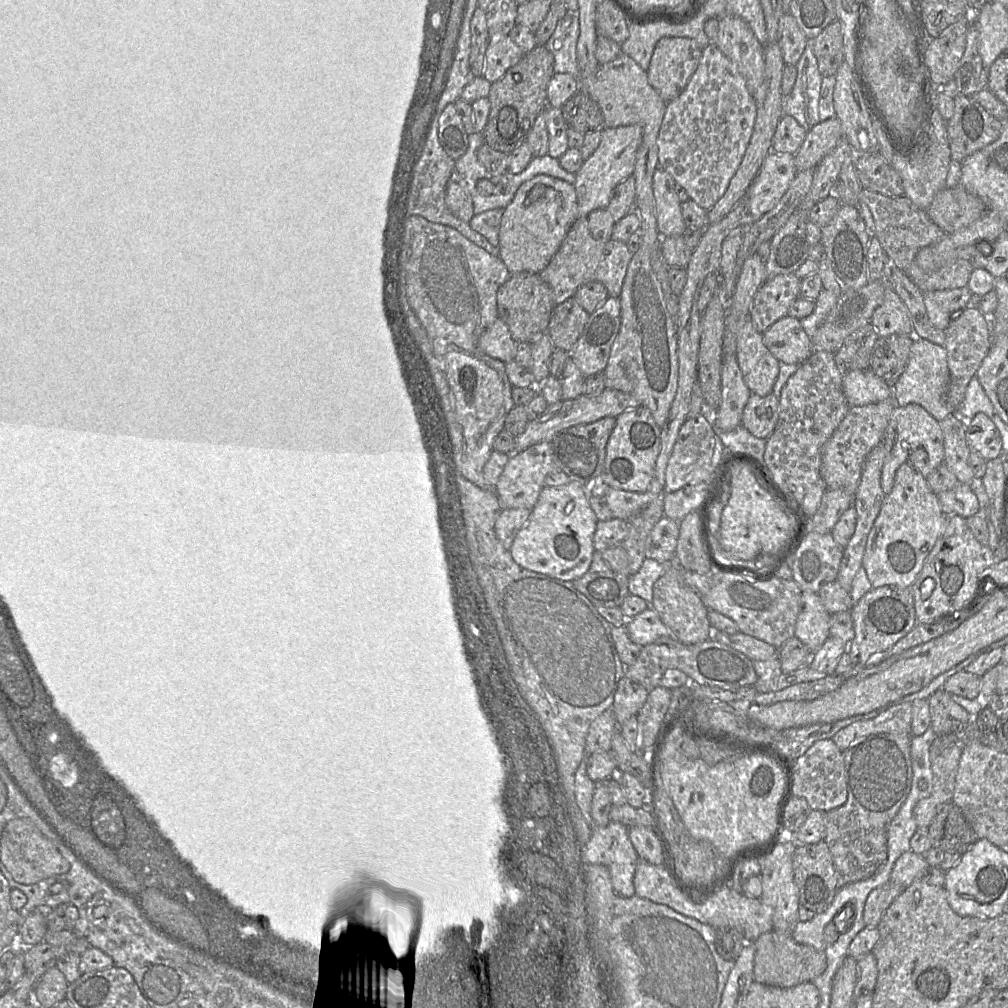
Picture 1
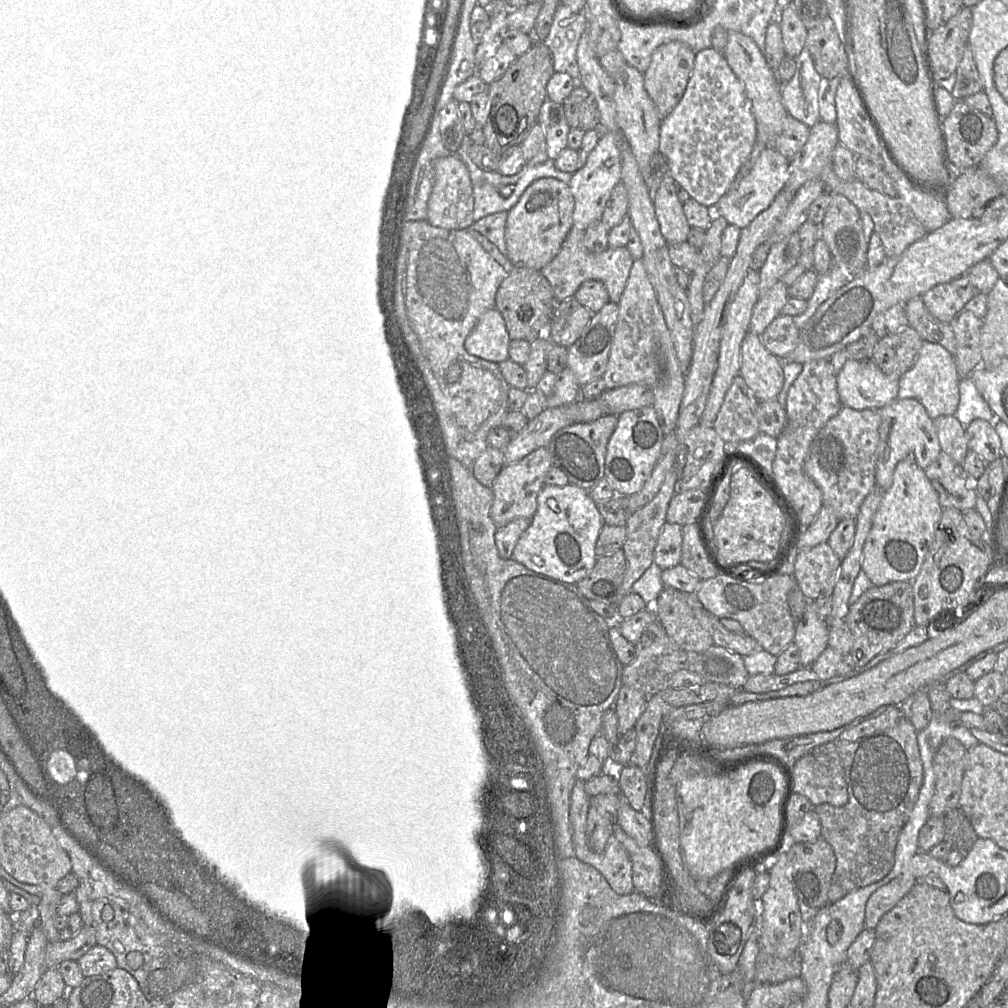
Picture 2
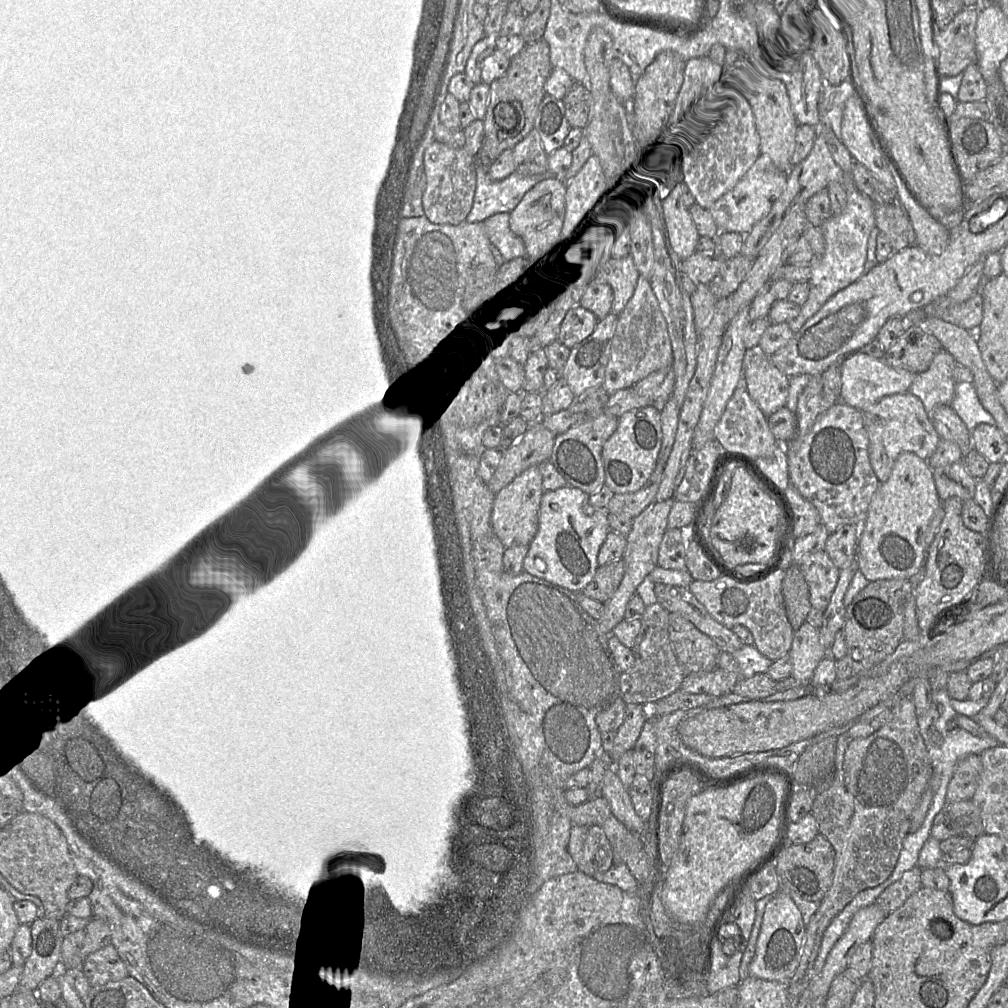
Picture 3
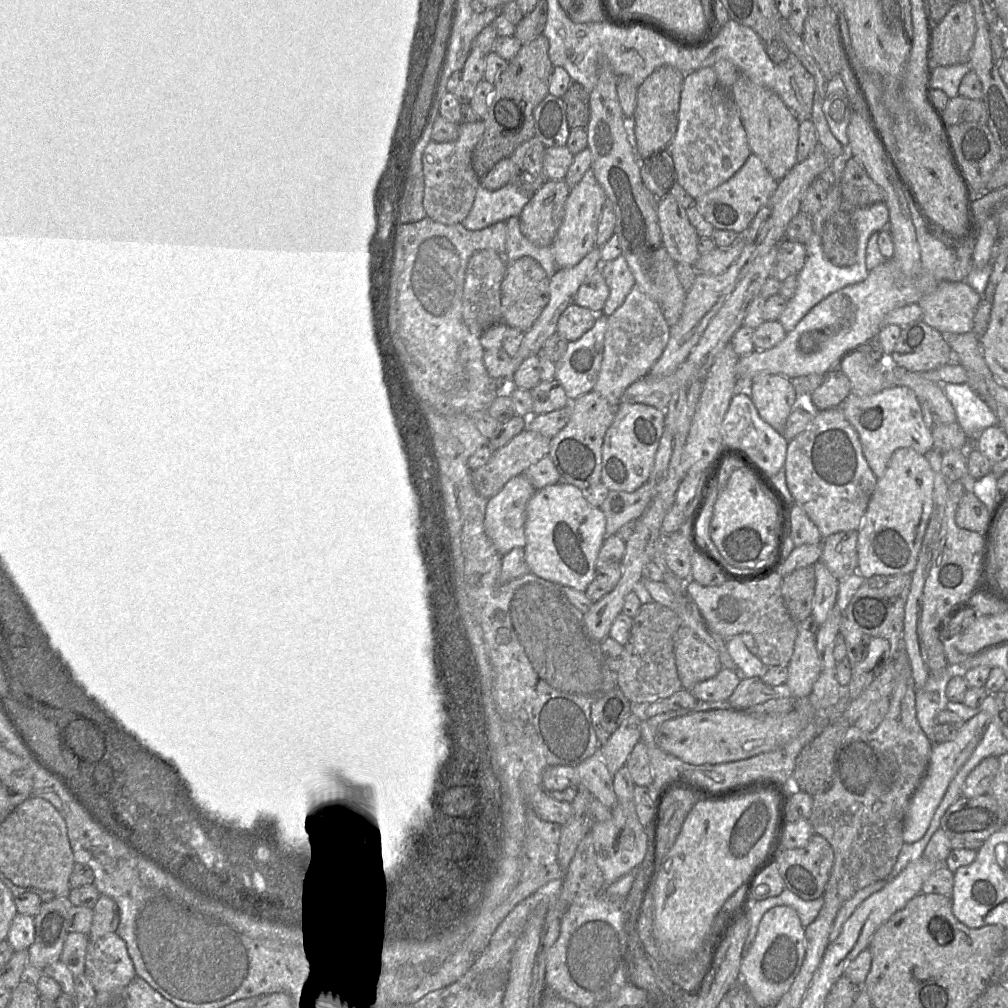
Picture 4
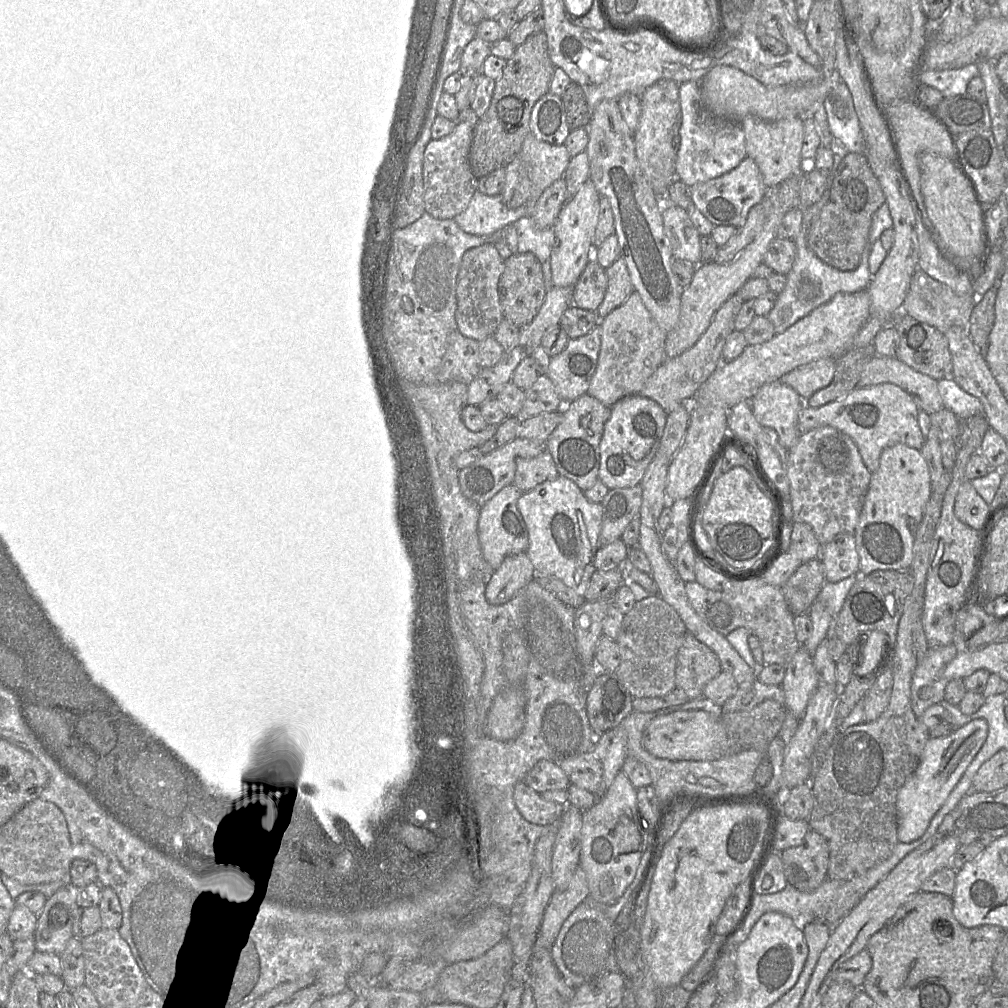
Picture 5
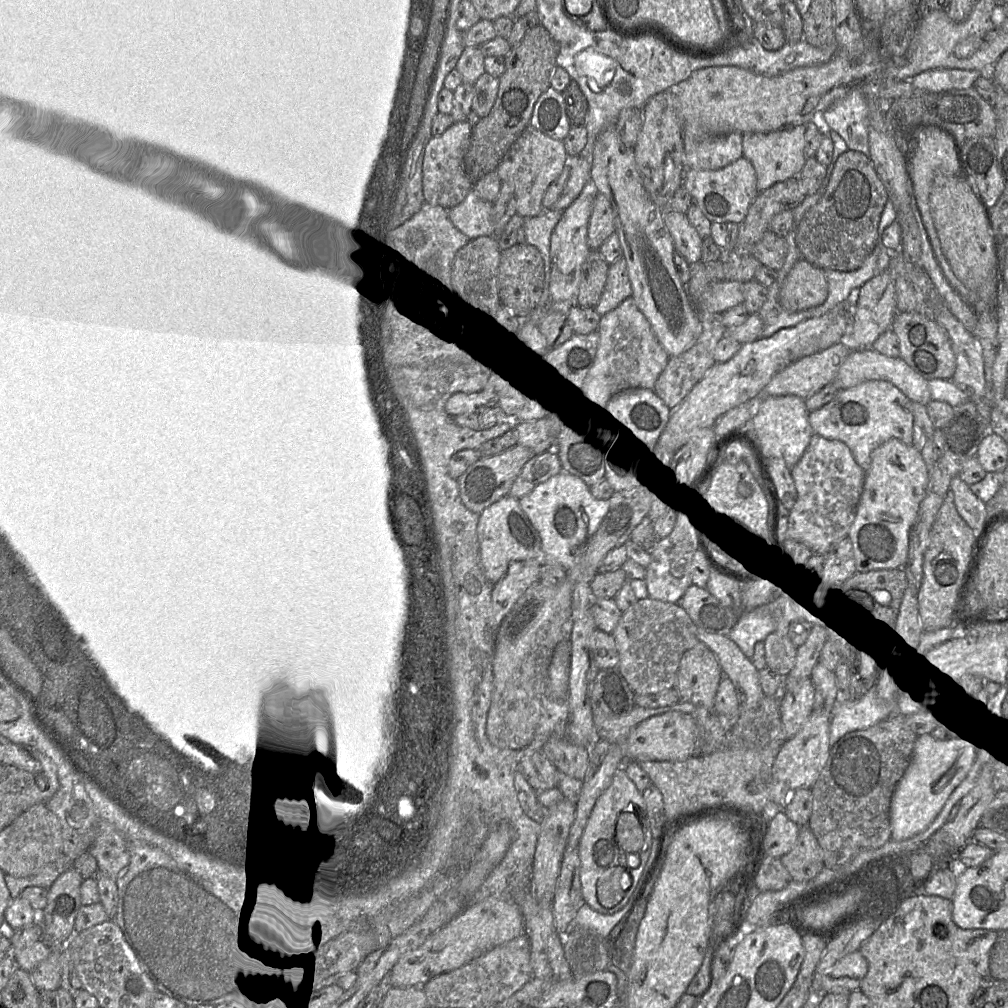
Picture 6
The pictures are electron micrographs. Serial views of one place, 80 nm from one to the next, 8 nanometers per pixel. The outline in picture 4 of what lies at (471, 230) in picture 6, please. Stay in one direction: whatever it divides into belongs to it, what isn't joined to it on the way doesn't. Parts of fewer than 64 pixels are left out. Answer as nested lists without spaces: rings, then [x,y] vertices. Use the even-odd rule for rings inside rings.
[[[508,183],[497,190],[479,185],[472,207],[461,224],[468,230],[480,230],[510,217],[518,217],[530,196]]]

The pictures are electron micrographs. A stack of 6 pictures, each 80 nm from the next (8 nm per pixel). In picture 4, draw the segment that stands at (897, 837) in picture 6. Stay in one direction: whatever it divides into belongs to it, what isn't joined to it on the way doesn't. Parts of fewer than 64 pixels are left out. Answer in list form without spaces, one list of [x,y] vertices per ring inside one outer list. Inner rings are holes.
[[[982,711],[969,721],[966,721],[959,728],[958,734],[953,740],[932,745],[927,771],[907,807],[903,828],[903,841],[905,843],[914,843],[924,836],[950,782],[970,758],[991,721],[992,716],[990,713]]]

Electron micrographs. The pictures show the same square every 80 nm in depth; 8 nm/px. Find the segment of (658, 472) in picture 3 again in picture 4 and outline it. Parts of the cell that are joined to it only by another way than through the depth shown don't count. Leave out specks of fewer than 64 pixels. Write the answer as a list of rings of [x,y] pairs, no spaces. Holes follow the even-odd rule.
[[[645,483],[633,492],[610,491],[601,505],[606,517],[606,536],[617,534],[627,522],[639,519],[654,497],[654,487]]]

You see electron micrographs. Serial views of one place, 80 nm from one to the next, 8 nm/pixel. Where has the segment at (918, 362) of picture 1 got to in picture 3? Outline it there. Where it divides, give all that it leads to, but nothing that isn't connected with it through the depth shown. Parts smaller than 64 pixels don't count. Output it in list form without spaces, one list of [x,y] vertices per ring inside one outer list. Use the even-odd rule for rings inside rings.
[[[945,349],[934,357],[930,367],[916,374],[909,392],[917,396],[929,415],[938,406],[950,405],[955,395],[953,377],[956,360]]]

